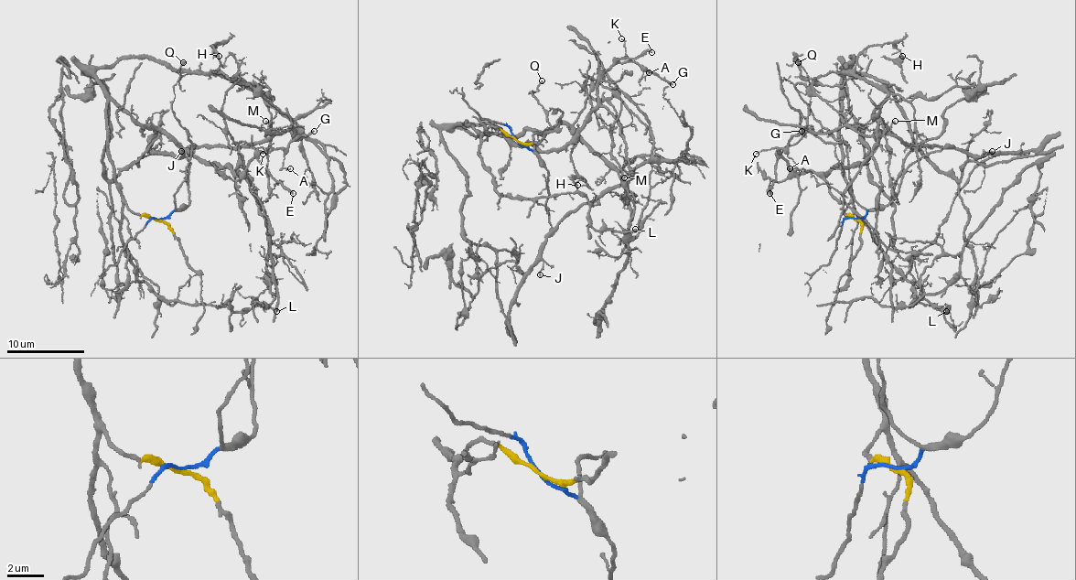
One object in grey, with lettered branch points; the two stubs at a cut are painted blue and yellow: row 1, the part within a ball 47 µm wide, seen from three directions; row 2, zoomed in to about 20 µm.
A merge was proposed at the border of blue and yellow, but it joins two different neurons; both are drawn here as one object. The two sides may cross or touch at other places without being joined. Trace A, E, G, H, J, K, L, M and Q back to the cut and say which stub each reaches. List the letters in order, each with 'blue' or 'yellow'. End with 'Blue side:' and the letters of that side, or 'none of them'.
A: yellow
E: yellow
G: yellow
H: yellow
J: blue
K: yellow
L: yellow
M: blue
Q: blue
Blue side: J, M, Q

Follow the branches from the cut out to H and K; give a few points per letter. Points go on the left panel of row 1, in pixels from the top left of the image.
H: (157, 220), (134, 212), (114, 177), (95, 71), (154, 58), (210, 74), (216, 42), (219, 56)
K: (157, 220), (134, 212), (114, 177), (107, 126), (111, 101), (205, 160), (243, 171), (263, 154)

